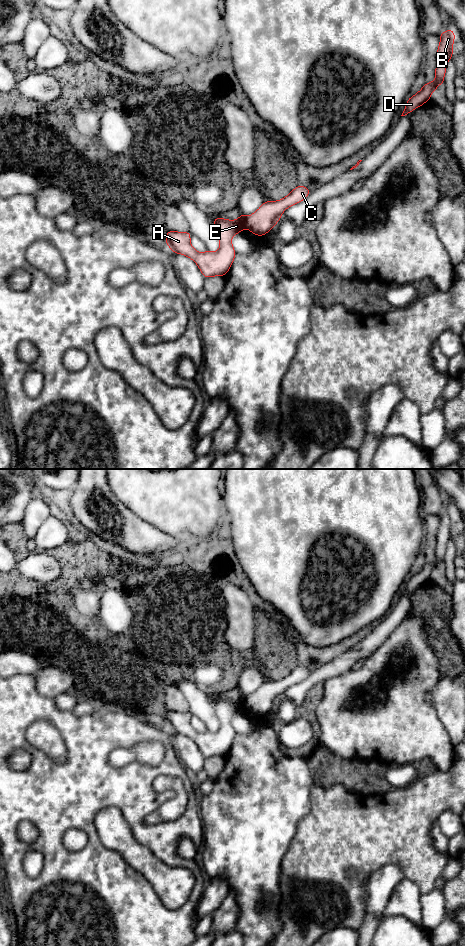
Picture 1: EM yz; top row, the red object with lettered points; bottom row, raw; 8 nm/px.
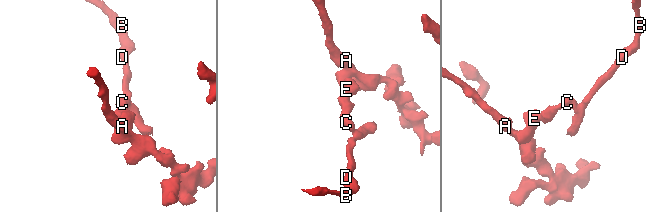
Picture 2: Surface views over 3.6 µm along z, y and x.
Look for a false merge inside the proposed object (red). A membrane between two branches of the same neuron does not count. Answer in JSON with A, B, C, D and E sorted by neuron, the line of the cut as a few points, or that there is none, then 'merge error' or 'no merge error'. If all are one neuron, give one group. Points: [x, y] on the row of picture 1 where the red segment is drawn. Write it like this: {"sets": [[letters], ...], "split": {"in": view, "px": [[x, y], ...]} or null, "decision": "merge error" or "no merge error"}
{"sets": [["A", "E"], ["B", "C", "D"]], "split": {"in": "yz", "px": [[247, 217], [246, 227]]}, "decision": "merge error"}

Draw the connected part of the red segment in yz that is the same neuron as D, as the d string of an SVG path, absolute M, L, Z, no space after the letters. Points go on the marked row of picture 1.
M451 28L448 31L444 31L442 34L440 34L440 44L437 50L435 80L431 83L426 82L424 87L417 94L407 100L406 107L401 116L405 116L411 113L415 108L418 108L425 102L429 101L431 93L434 90L437 90L437 86L439 84L443 85L446 66L453 55L452 46L454 43L454 39L455 34Z

